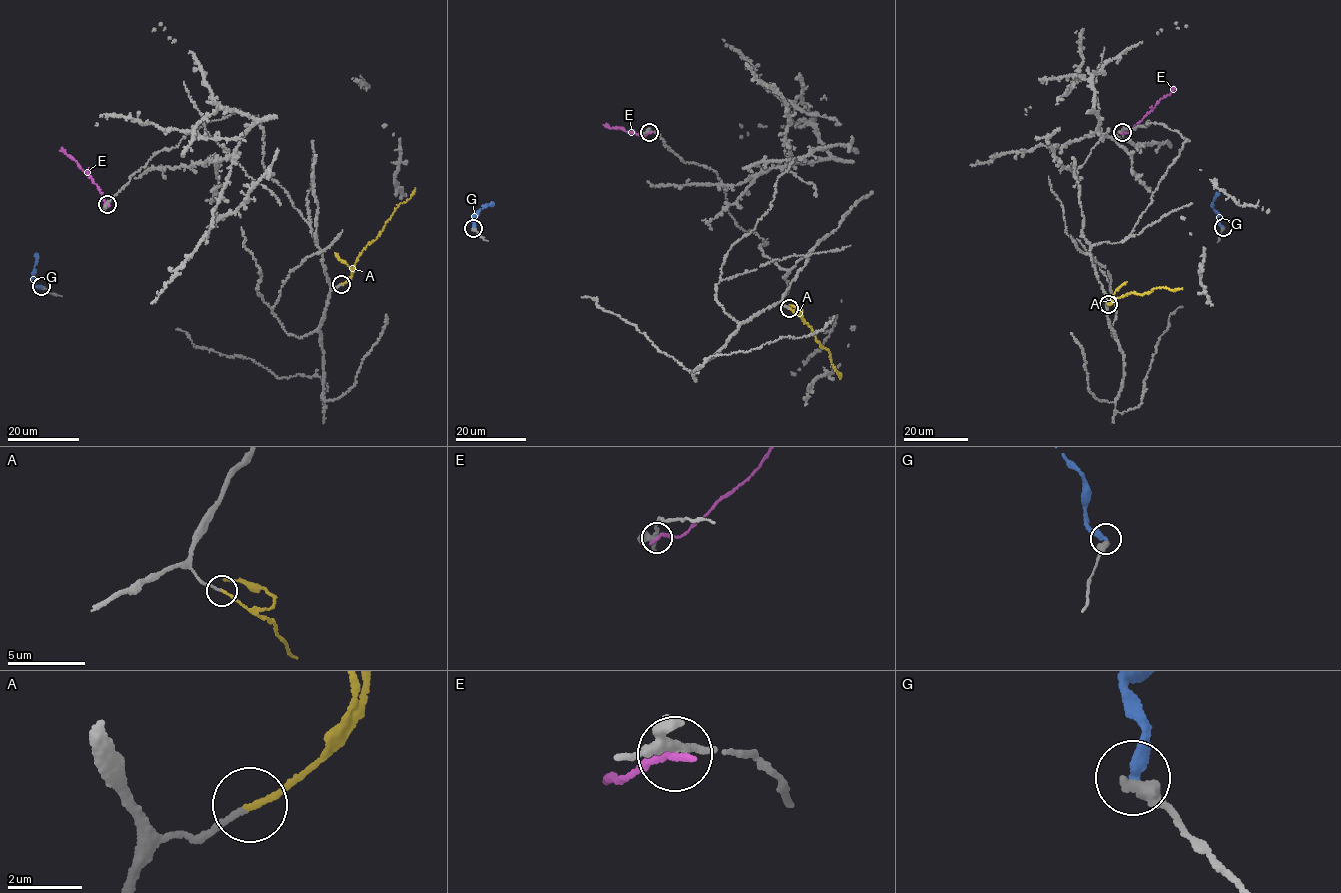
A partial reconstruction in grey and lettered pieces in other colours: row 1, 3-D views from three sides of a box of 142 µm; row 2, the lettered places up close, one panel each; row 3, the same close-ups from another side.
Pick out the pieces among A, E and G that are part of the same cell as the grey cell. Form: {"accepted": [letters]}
{"accepted": ["A"]}

